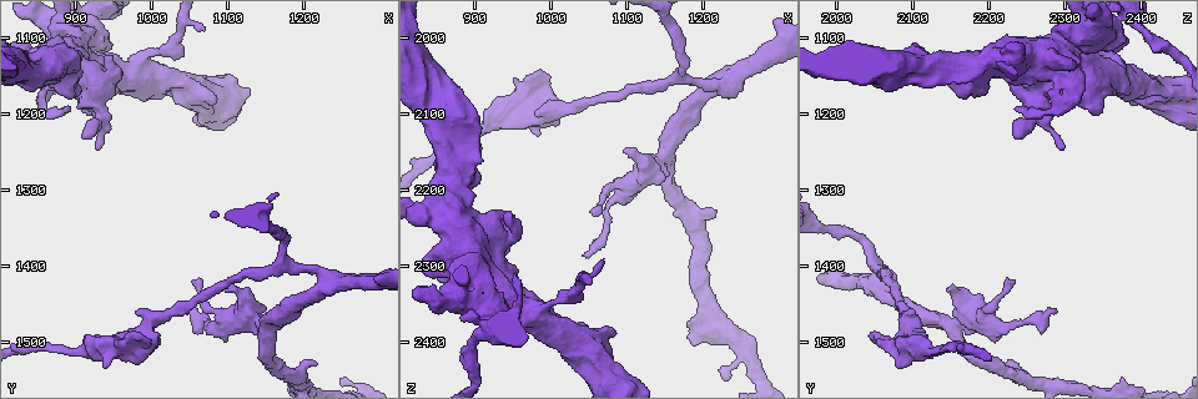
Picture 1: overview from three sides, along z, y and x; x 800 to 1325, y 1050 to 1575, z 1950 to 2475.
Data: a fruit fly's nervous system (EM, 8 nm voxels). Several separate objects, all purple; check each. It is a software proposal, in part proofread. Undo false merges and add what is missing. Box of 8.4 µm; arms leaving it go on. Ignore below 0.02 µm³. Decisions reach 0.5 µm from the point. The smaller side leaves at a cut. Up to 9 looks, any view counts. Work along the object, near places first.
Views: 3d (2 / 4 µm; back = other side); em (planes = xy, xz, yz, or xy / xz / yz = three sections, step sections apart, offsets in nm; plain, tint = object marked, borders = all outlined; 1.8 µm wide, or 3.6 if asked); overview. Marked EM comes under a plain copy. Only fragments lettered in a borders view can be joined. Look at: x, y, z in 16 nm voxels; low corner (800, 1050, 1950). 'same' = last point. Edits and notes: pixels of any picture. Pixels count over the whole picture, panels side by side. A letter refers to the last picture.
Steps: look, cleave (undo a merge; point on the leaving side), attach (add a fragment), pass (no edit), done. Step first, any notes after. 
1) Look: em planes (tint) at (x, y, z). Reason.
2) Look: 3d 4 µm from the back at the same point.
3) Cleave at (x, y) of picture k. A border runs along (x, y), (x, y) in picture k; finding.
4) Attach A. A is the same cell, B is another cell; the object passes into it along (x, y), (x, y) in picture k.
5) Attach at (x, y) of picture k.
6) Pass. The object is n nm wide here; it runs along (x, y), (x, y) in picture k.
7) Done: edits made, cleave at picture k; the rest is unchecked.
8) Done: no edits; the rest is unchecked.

Look: 3d 2 µm at (1045, 1460, 2290). Thin end.

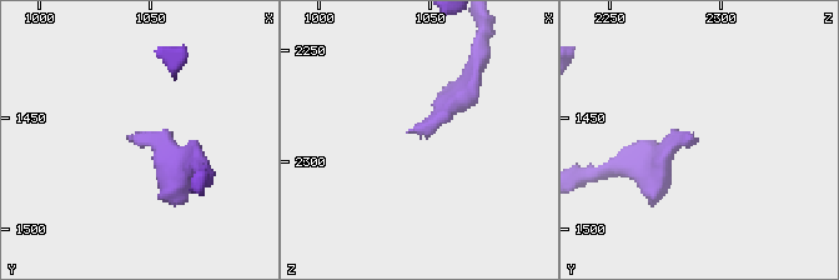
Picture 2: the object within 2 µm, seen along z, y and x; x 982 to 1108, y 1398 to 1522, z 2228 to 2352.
Look: em xy step 4 (borders) at (1042, 1460, 2286).

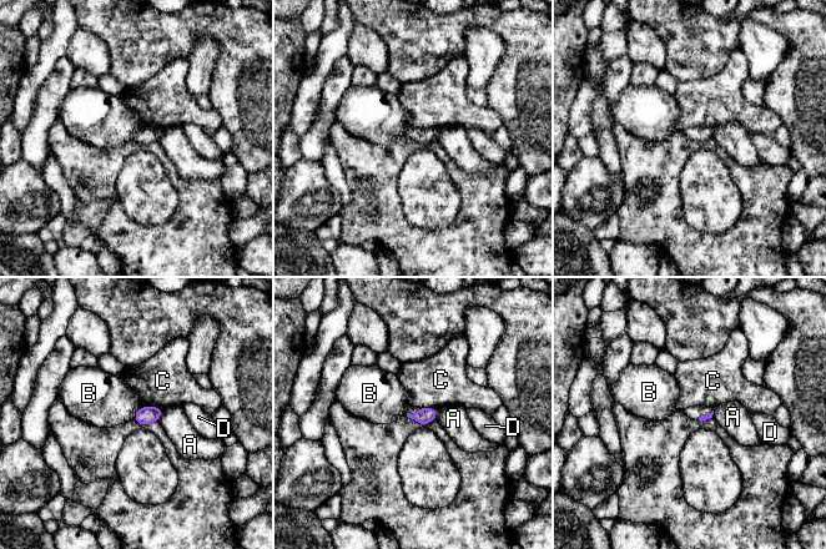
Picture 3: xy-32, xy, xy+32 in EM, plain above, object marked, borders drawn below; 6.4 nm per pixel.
Look: em planes (borders) at the same point.

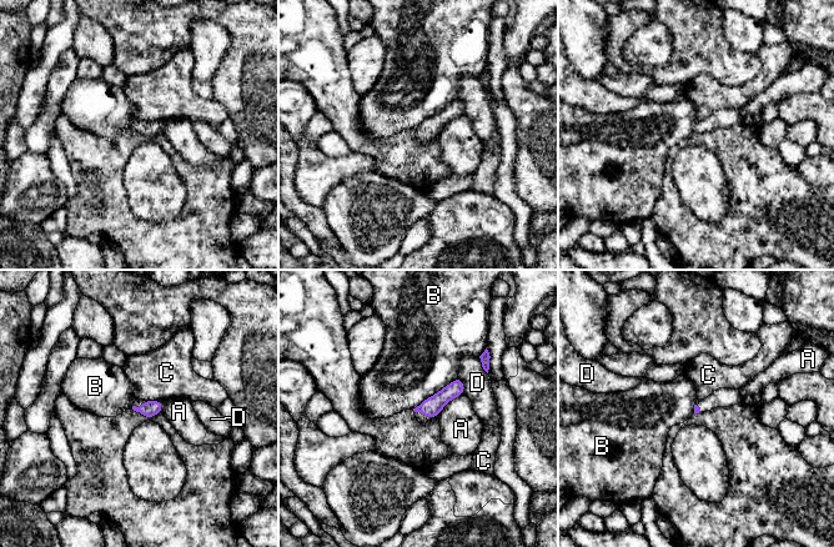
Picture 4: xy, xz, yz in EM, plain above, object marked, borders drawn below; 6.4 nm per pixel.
Pass. The longest contact is with B, 360 nm; A, B, C and D are other cells; a border runs along (457, 376), (412, 409) in picture 4; no lettered fragment goes on from it.

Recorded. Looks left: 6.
Look: em planes (borders) at (1155, 1480, 2155). Three-way junction.

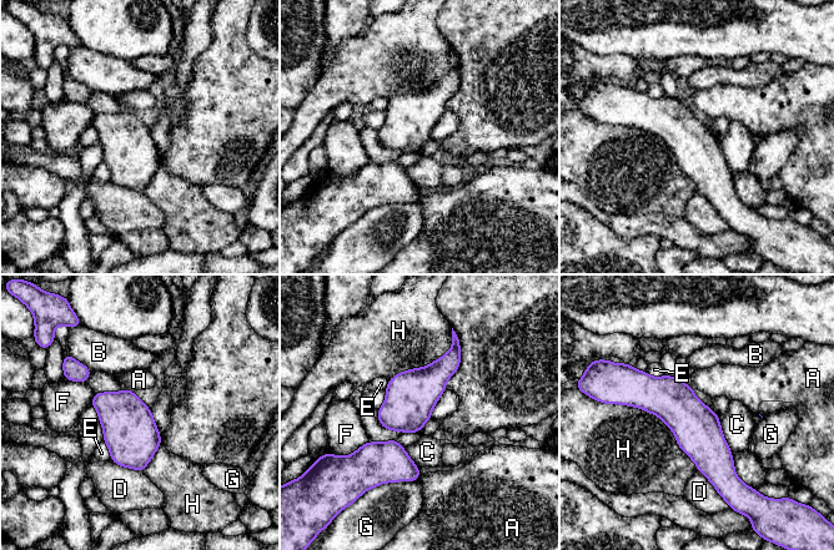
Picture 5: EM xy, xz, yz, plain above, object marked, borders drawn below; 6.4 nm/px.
Pass. A, B, C, D, E, F, G and H are other cells; it runs along (626, 400), (659, 400), (734, 479) in picture 5; one cell here.

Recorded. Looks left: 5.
Look: em planes (borders) at (910, 1230, 2235). Branch stops here.

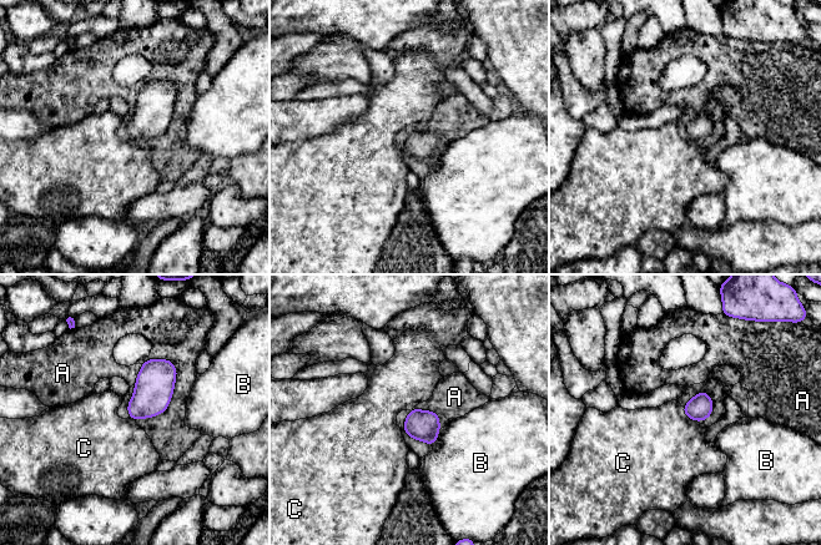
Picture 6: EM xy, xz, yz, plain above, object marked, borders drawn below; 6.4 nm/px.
Pass. The object is 160 nm wide here; A, B and C are other cells; a border runs along (681, 407), (688, 417), (698, 422) in picture 6; no lettered fragment goes on from it.

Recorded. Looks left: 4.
Look: 3d 4 µm at (905, 1095, 2360). Four arms meet.

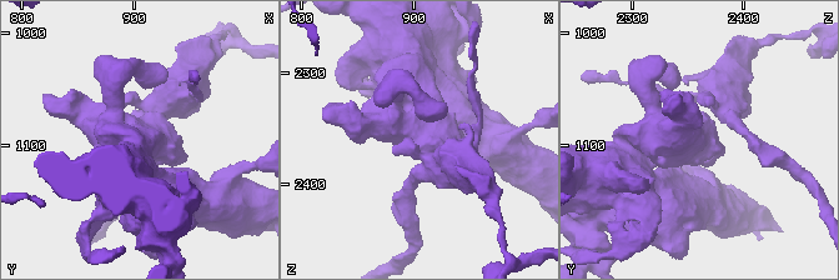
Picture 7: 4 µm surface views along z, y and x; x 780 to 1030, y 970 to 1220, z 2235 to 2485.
Look: em 3.6 µm planes (borders) at (908, 1088, 2356).

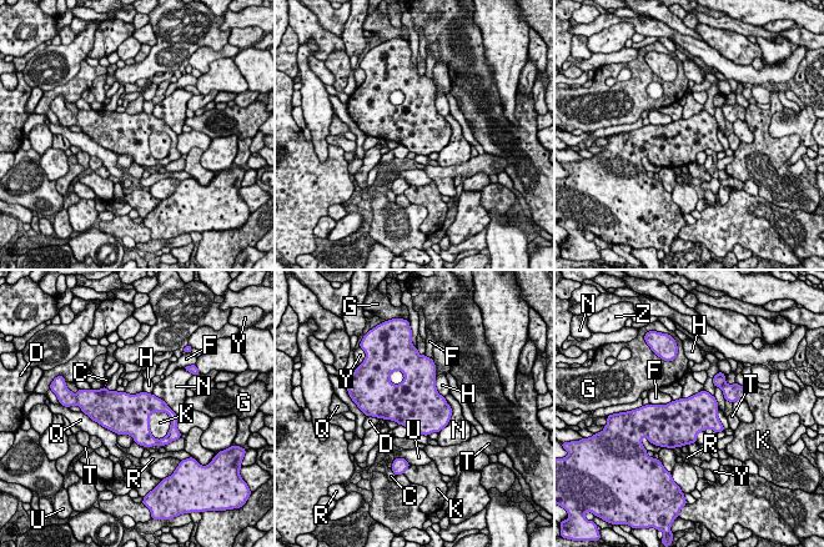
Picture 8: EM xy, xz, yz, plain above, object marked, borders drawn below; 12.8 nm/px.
Pass. C, D, F, G, H, K, N, Q, R, T, U, Y and Z are other cells; one cell here.

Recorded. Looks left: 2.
Done: no edits; the rest is unchecked.

